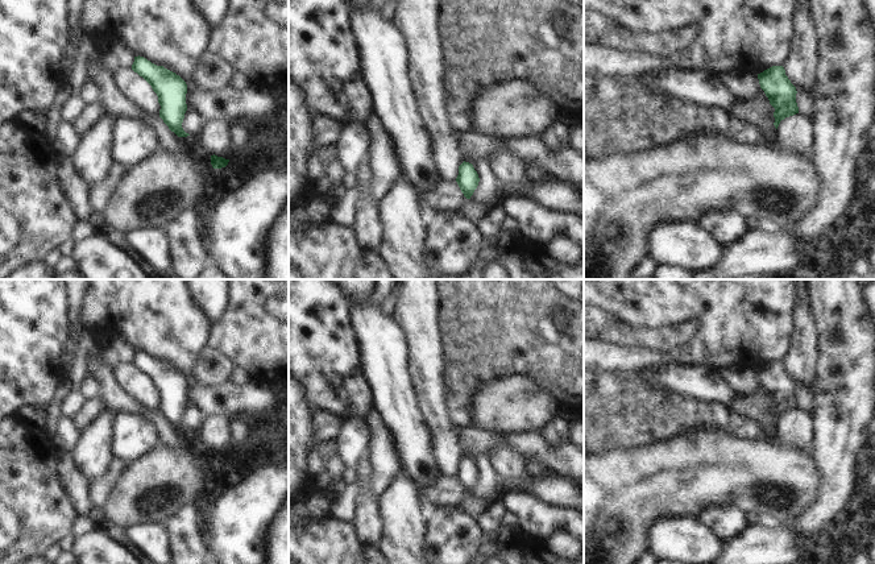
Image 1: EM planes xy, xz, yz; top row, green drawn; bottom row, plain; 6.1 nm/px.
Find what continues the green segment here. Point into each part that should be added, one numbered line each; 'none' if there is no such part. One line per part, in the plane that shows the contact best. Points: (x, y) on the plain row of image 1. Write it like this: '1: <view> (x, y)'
none

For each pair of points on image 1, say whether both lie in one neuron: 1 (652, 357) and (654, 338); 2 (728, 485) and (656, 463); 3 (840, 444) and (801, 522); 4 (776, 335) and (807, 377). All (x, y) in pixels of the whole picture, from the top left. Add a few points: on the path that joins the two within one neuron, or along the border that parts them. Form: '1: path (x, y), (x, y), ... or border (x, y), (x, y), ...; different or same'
1: border (683, 344), (668, 351), (622, 347); different
2: path (710, 473), (674, 473); same
3: path (836, 464), (836, 492), (821, 506); same
4: border (796, 322), (792, 345), (783, 361); different

